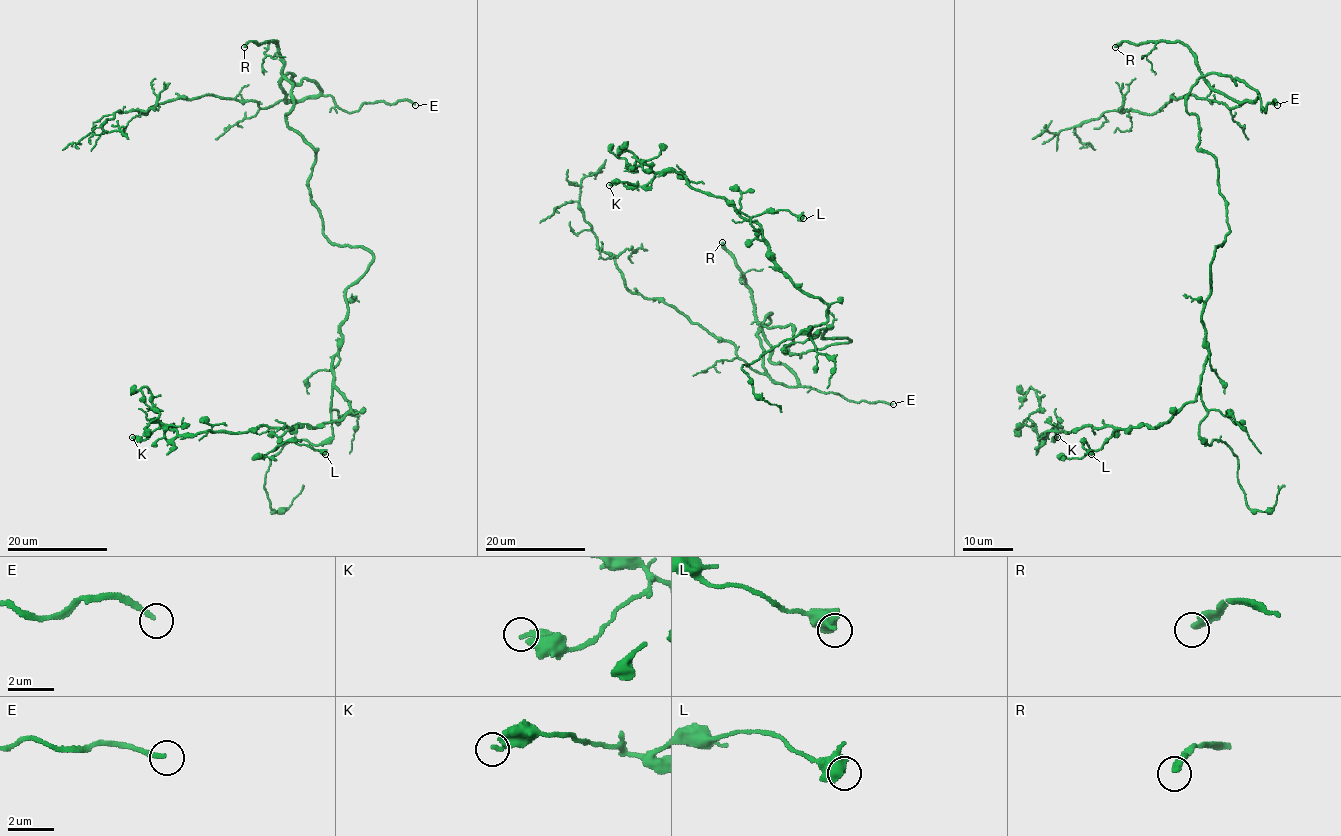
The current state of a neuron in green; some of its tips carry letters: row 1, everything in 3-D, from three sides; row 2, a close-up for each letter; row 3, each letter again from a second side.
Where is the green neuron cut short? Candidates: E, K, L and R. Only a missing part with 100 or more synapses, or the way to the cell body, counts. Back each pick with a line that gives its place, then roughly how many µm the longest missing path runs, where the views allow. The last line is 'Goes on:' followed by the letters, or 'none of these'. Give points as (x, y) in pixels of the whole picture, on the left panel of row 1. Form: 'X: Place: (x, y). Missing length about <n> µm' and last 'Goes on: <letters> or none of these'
R: Place: (244, 47). Missing length about 120 µm
Goes on: R

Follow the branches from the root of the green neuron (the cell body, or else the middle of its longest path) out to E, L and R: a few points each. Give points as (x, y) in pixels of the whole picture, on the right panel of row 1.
E: (1228, 233), (1217, 163), (1197, 148), (1186, 97), (1221, 73), (1252, 87), (1264, 112), (1277, 105)
L: (1228, 233), (1211, 264), (1196, 399), (1156, 427), (1117, 428), (1097, 450), (1085, 440), (1091, 454)
R: (1228, 233), (1216, 159), (1197, 148), (1198, 118), (1186, 108), (1201, 75), (1196, 57), (1180, 42), (1115, 47)

